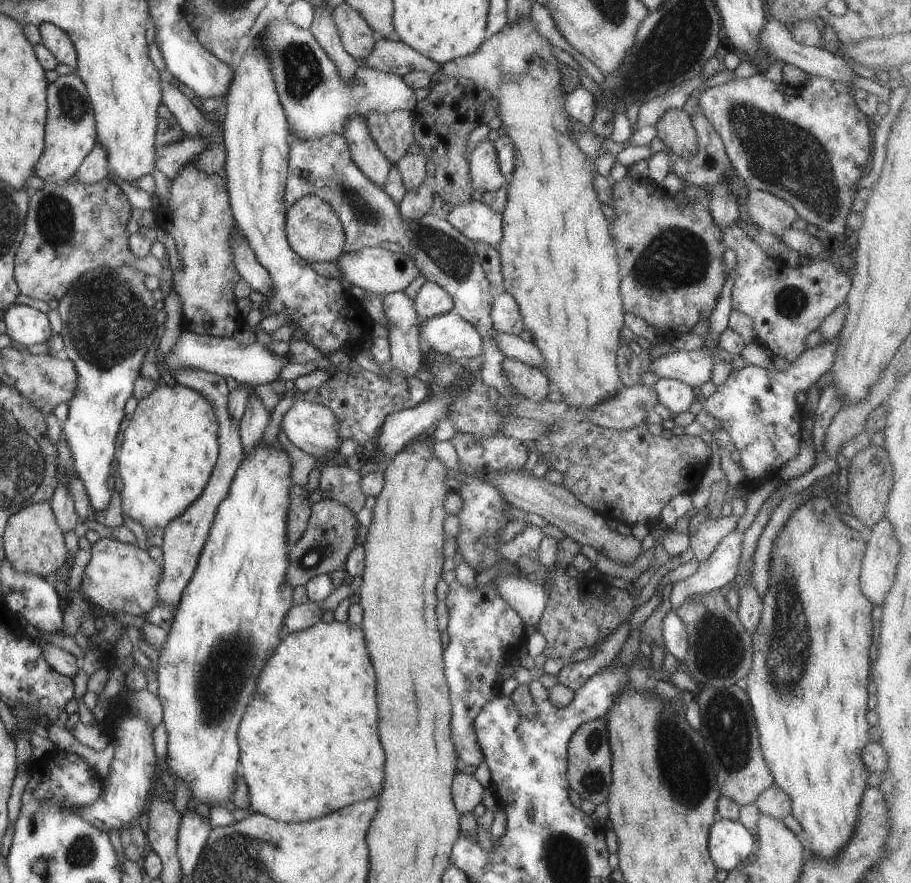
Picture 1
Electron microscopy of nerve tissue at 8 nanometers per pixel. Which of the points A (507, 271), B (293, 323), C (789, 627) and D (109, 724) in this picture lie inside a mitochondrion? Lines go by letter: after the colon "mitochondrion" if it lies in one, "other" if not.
A: other
B: other
C: mitochondrion
D: other

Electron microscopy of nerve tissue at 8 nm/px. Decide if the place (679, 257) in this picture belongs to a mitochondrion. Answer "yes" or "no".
yes

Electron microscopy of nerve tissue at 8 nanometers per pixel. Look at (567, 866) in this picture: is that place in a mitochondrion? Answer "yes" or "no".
yes

